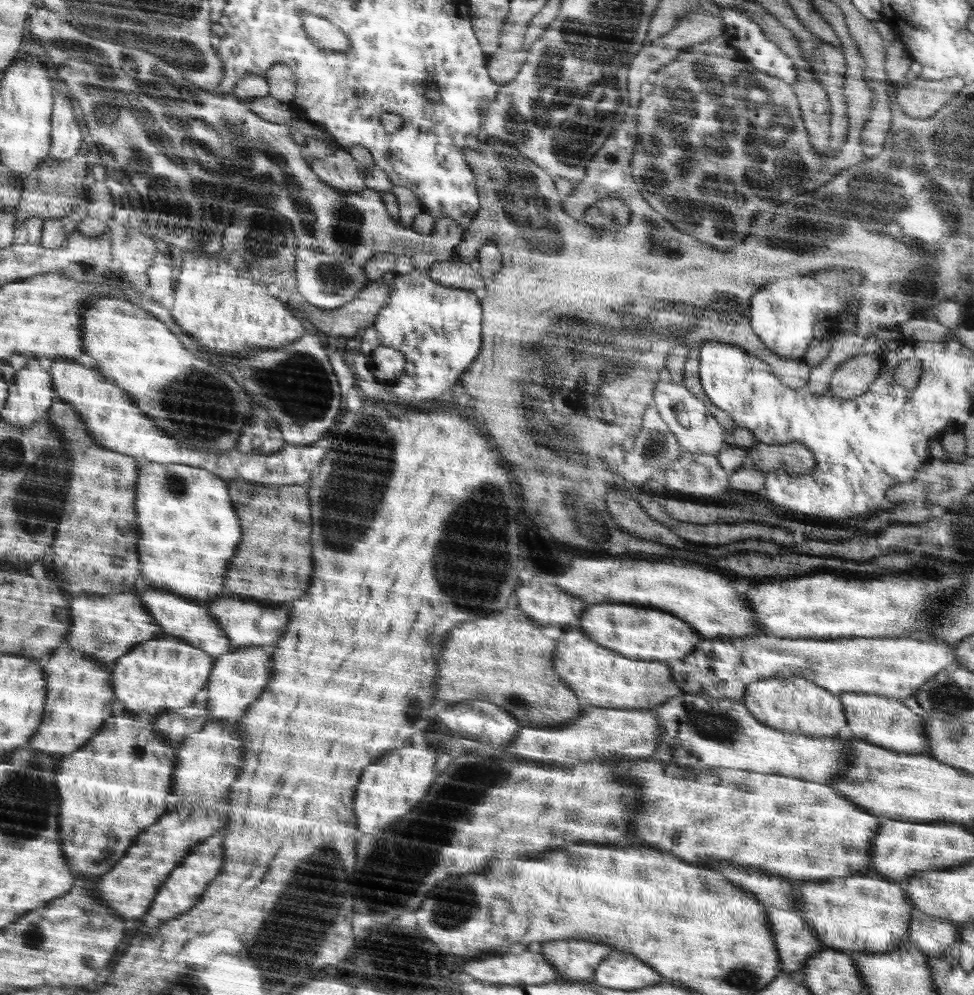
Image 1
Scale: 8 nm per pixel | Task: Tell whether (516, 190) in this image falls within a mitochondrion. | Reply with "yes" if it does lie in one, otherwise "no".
yes

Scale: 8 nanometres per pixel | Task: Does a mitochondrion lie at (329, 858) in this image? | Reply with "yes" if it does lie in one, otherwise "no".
yes

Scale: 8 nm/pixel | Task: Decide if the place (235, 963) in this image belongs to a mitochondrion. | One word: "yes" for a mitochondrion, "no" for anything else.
no

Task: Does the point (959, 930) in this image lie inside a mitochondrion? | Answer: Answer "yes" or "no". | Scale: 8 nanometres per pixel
no

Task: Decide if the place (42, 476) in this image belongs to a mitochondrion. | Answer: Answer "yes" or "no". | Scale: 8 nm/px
yes

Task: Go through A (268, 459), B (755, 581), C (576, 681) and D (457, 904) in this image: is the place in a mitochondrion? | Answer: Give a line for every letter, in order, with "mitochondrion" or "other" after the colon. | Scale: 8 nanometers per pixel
A: other
B: other
C: other
D: mitochondrion

